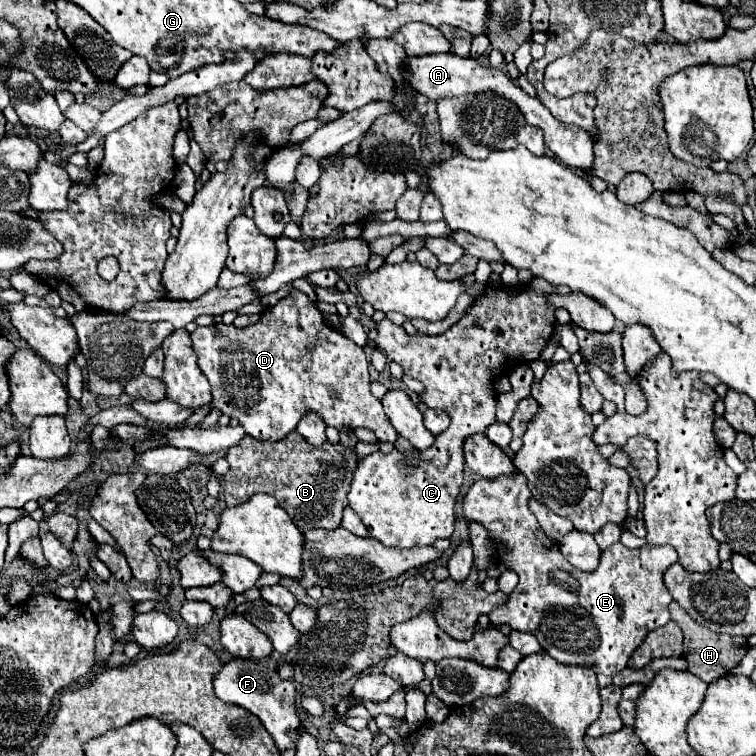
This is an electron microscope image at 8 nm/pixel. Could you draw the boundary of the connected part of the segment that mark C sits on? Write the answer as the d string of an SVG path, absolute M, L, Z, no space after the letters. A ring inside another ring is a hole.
M537 277L527 287L521 287L517 291L487 285L485 295L475 299L475 303L465 313L465 317L441 335L415 333L409 337L403 331L403 327L393 325L389 319L383 319L377 325L379 331L375 339L377 347L385 351L389 361L399 363L405 375L419 379L425 385L425 393L421 395L421 399L427 403L427 407L441 407L447 413L451 413L451 425L449 429L439 433L435 437L435 443L427 447L423 453L399 453L397 449L393 449L391 453L375 451L359 461L349 489L349 505L361 517L371 537L379 539L387 547L411 549L417 545L433 545L437 539L449 539L453 535L453 527L455 527L453 507L459 495L459 487L463 483L463 467L465 467L463 443L467 437L475 433L483 433L495 421L495 395L491 391L493 381L499 375L509 373L513 365L537 359L545 349L555 325L555 315L553 315L555 307L549 305L543 295L555 291L567 293L569 289L563 287L553 289L553 285Z

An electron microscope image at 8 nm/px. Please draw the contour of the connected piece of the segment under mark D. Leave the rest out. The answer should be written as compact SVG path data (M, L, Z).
M299 289L291 291L275 307L265 309L255 325L237 329L233 325L213 323L209 327L197 327L191 333L191 341L193 351L197 353L199 369L211 383L211 407L237 419L245 433L257 441L285 439L291 431L295 431L297 423L307 413L317 413L327 427L335 427L339 431L365 427L371 429L379 441L395 443L397 439L397 431L387 419L381 401L369 391L369 373L363 347L327 325L313 301Z

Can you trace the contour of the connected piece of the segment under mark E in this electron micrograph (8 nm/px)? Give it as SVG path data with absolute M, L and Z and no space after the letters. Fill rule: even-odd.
M517 473L517 477L501 477L501 481L475 481L463 501L463 517L467 525L473 521L483 525L489 533L489 539L497 547L499 561L519 575L517 589L507 597L503 605L497 605L489 613L489 621L495 627L505 623L511 629L533 633L543 651L563 665L577 665L591 669L593 673L613 675L627 665L633 651L653 629L669 623L669 603L673 599L665 589L663 573L673 563L677 563L677 553L669 545L643 545L641 549L629 549L617 543L601 553L601 563L593 573L579 571L569 565L565 557L561 557L557 543L545 535L529 509L529 497L531 493L527 489L525 475Z

